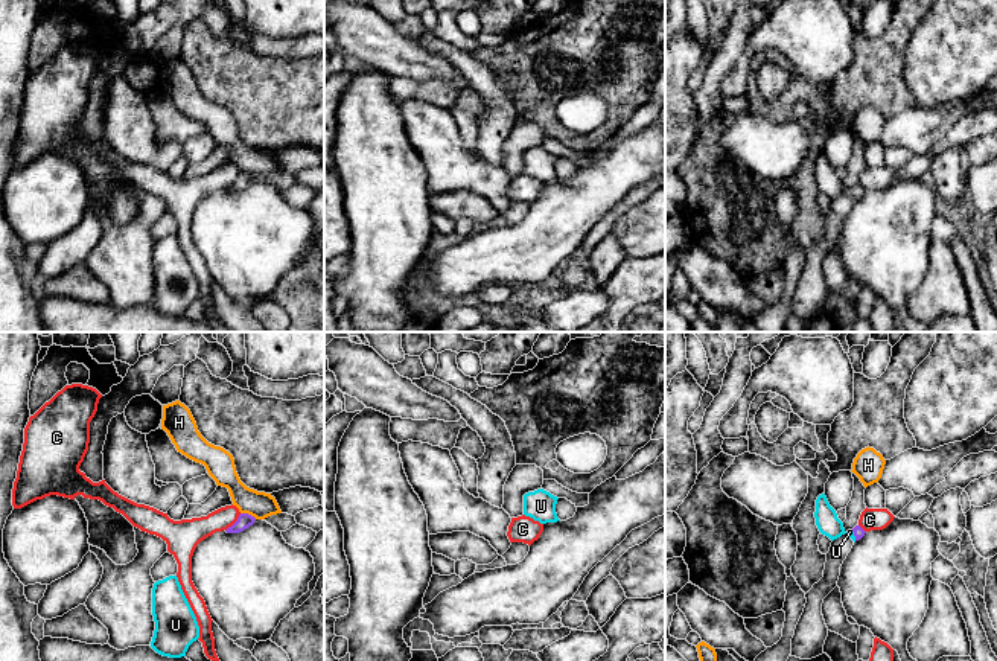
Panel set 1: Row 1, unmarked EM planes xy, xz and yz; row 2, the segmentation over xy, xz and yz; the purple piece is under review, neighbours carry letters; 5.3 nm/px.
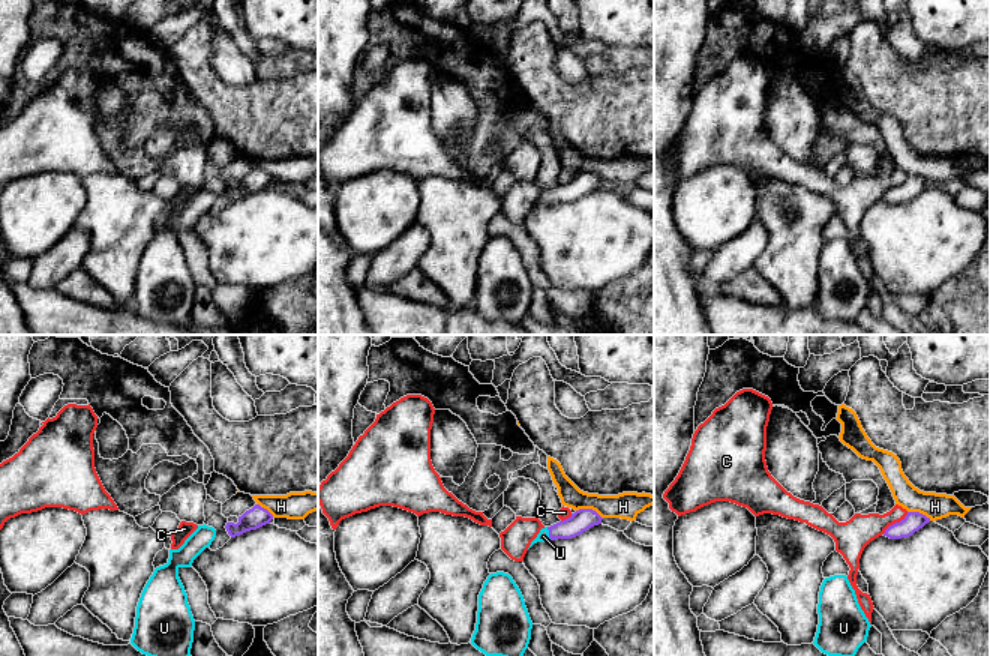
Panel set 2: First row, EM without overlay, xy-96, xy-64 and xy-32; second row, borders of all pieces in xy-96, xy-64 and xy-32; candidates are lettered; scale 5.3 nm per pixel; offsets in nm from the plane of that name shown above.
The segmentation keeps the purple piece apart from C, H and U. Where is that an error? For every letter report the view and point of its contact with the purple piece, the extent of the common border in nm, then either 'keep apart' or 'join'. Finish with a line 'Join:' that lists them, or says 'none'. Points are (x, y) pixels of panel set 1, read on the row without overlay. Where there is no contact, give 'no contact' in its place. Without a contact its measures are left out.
C: contact xy (235, 182); length 130 nm; keep apart
H: contact xy (247, 172); length 90 nm; keep apart
U: contact yz (854, 194); length 60 nm; join
Join: U

